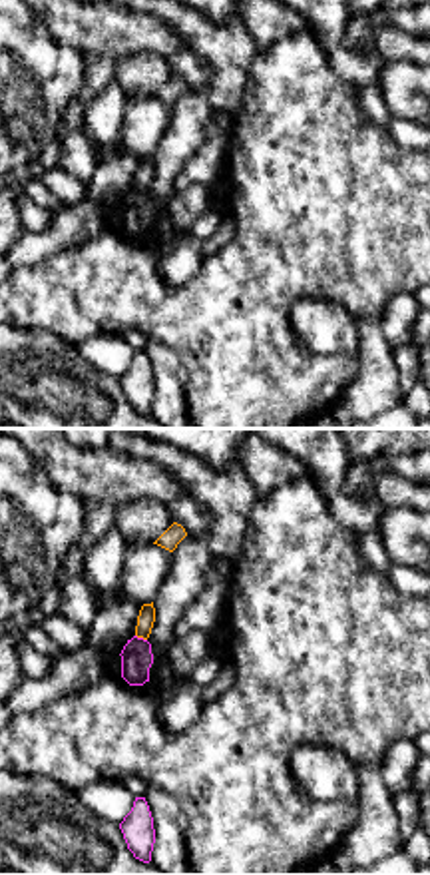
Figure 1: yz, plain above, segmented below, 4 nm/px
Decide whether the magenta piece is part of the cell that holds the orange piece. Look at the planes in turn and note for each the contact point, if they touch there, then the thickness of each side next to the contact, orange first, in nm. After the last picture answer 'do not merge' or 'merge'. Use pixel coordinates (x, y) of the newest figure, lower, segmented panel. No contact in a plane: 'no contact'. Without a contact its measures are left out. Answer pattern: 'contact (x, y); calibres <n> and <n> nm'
contact (142, 636); calibres 70 and 130 nm

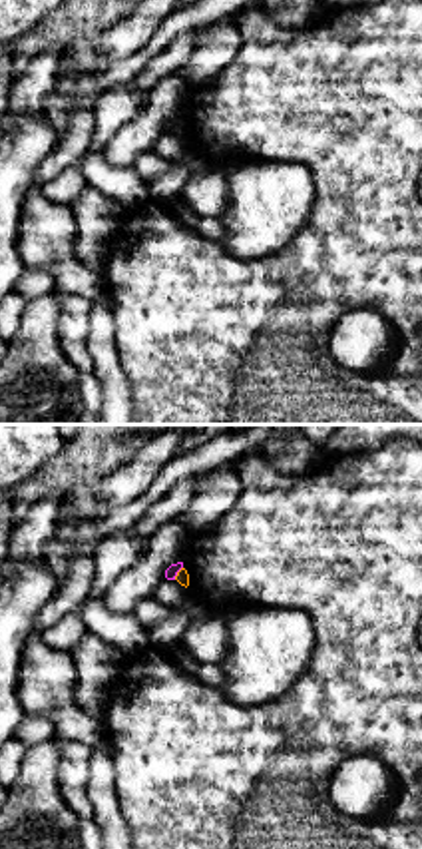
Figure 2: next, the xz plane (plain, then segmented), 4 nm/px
contact (178, 572); calibres 50 and 50 nm

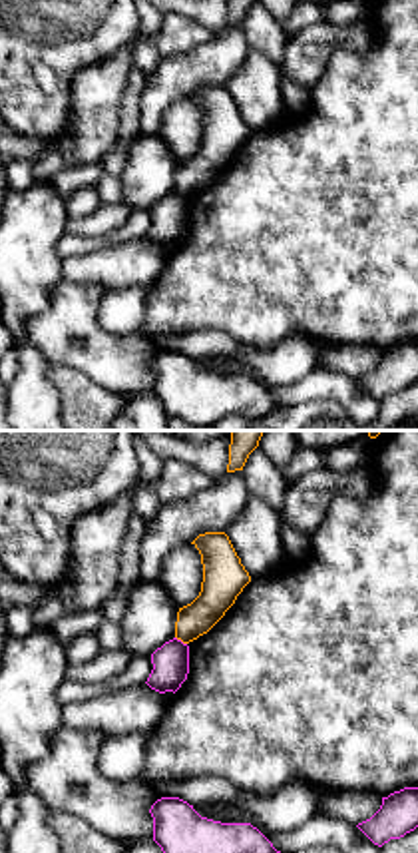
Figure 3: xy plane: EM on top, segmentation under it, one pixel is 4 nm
contact (182, 640); calibres 150 and 140 nm

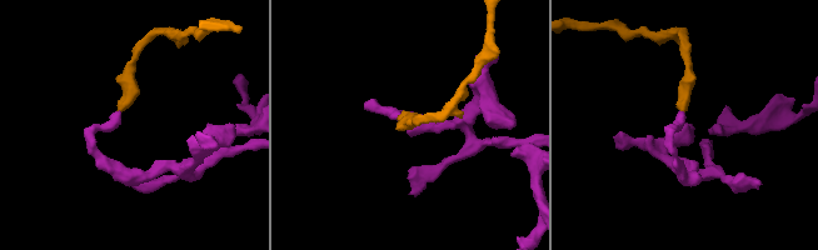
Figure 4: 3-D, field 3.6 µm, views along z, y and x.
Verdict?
do not merge

